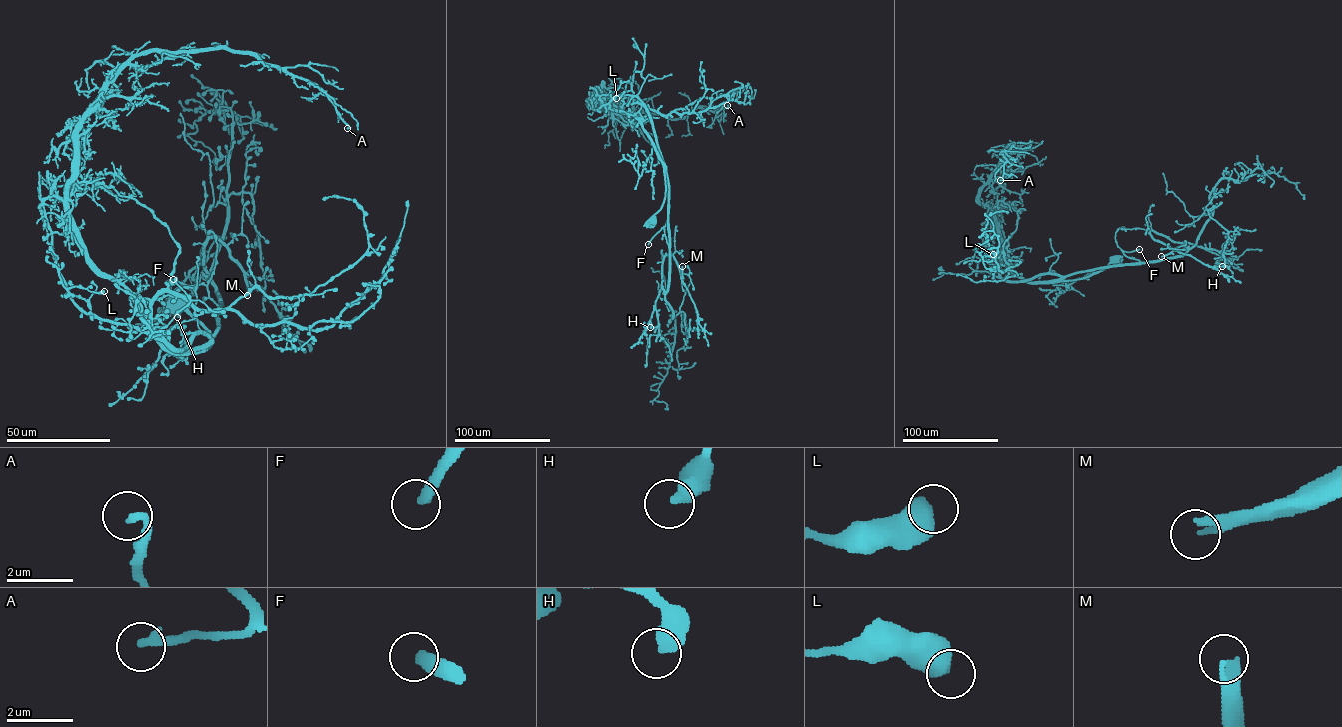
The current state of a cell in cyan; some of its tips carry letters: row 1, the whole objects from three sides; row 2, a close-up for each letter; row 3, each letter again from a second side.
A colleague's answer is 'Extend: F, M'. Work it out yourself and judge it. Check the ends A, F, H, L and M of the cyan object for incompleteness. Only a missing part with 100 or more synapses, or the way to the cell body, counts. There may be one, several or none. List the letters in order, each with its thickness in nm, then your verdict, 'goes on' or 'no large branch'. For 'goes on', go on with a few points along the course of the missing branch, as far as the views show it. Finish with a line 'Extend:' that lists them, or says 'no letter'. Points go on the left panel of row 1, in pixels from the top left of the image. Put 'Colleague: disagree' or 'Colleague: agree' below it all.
A: 240 nm | no large branch
F: 400 nm | goes on | (173, 279), (132, 249), (112, 219), (134, 147), (150, 113), (150, 103)
H: 480 nm | no large branch
L: 550 nm | no large branch
M: 320 nm | goes on | (247, 295), (251, 304), (238, 306), (239, 325), (251, 334), (275, 364), (285, 368), (267, 355), (262, 356)
Extend: F, M
Colleague: agree

